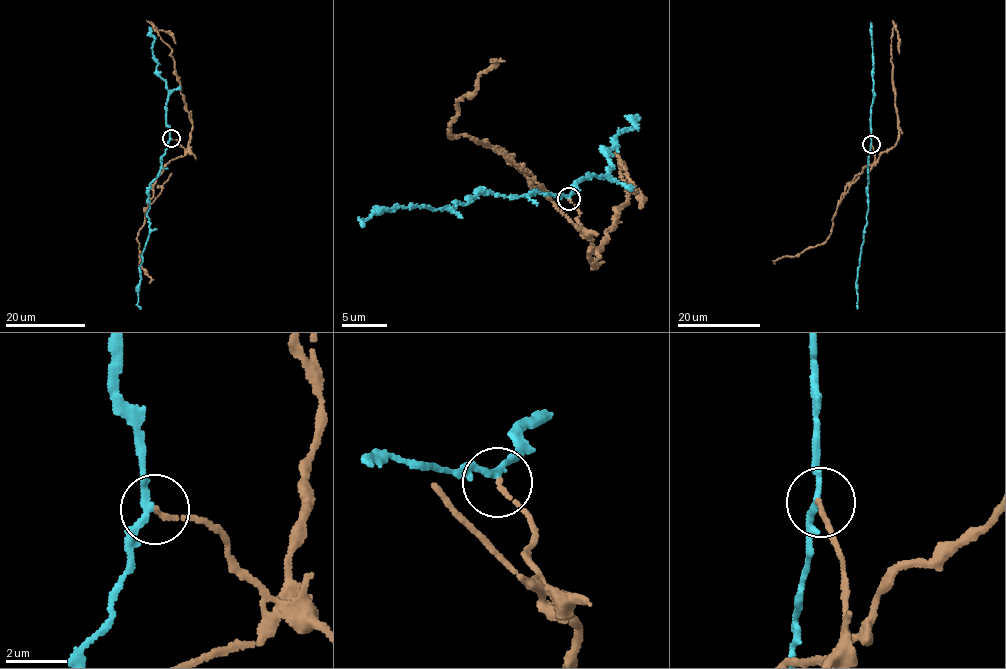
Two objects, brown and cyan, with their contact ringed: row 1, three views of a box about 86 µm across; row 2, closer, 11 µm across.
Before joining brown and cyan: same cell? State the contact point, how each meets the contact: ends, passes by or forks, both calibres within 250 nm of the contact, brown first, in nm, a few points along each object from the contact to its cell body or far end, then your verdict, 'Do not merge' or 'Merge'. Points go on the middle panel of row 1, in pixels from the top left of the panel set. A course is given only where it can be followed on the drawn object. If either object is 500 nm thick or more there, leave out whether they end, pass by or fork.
Place: (569, 199). At the ring brown ends. At the ring cyan passes by. Thickness 150 nm (brown) against 180 nm. Course of brown: (569, 199), (576, 227), (512, 156), (448, 138), (456, 104), (490, 60). Course of cyan: (569, 197), (488, 191), (462, 205), (455, 201), (451, 210), (385, 209), (359, 220), (362, 227). Do not merge

